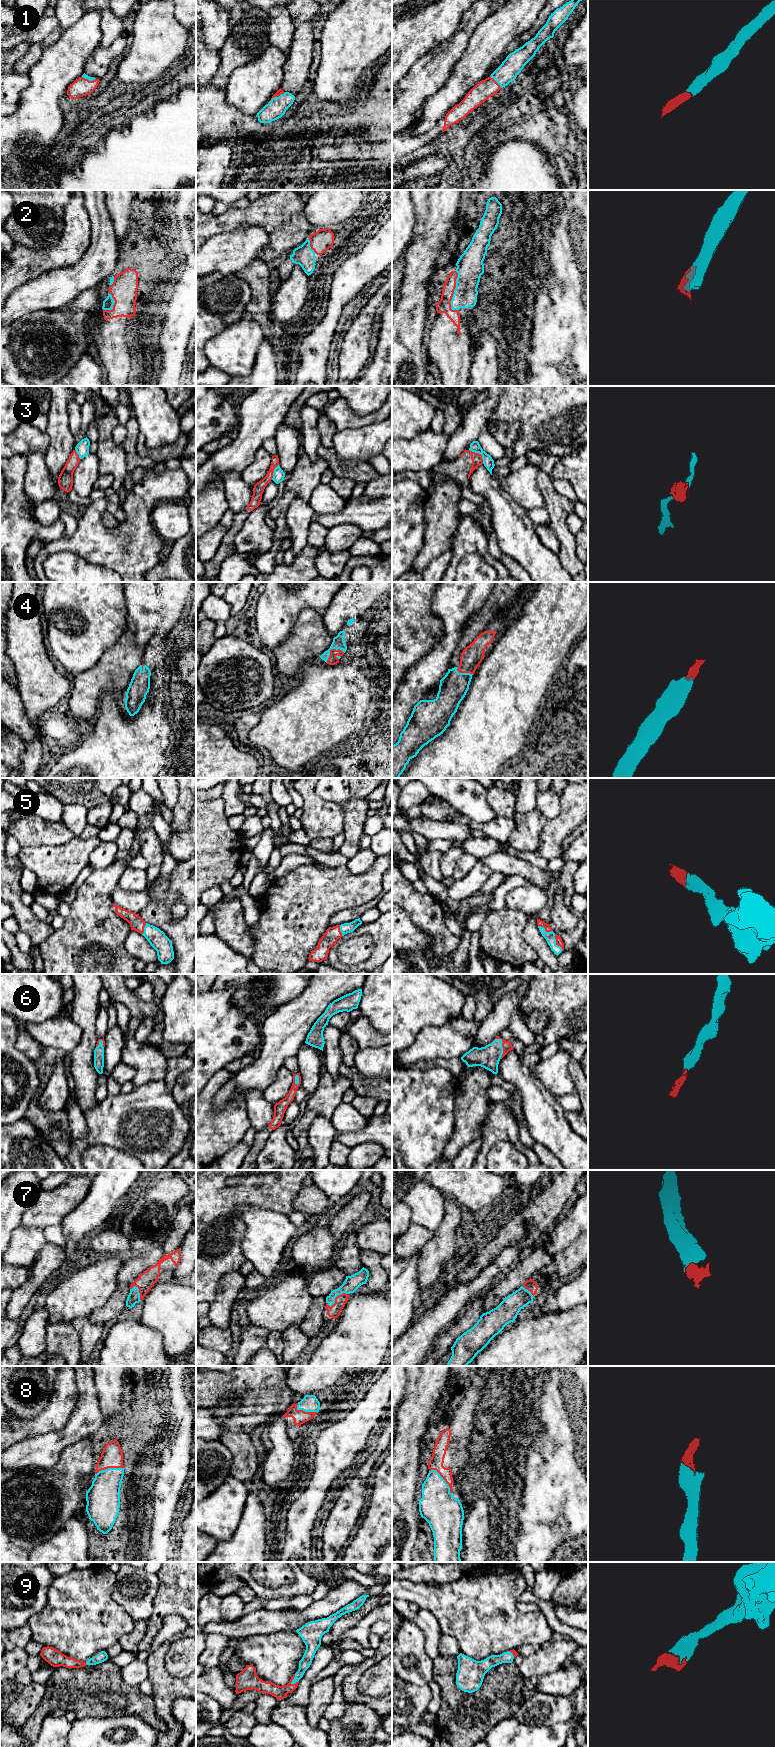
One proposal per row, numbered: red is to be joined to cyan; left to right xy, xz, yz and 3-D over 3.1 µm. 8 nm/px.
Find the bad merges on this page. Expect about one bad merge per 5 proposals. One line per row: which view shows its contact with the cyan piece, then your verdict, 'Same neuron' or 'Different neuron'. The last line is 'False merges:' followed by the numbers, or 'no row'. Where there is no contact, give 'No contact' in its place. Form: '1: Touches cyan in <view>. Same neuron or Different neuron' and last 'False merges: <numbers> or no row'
1: Touches cyan in yz. Same neuron
2: Touches cyan in yz. Same neuron
3: Touches cyan in yz. Different neuron
4: Touches cyan in xz. Same neuron
5: Touches cyan in yz. Same neuron
6: Touches cyan in yz. Same neuron
7: Touches cyan in xz. Same neuron
8: Touches cyan in yz. Same neuron
9: Touches cyan in xz. Same neuron
False merges: 3

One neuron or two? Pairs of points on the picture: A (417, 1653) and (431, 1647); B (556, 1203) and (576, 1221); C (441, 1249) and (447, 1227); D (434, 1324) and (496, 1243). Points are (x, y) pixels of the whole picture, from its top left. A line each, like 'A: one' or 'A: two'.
A: two
B: two
C: one
D: two

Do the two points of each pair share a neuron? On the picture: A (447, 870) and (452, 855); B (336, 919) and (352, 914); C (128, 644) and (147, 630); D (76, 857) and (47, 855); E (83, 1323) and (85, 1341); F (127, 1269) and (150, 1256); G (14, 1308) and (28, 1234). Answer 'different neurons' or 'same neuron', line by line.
A: same neuron
B: same neuron
C: different neurons
D: same neuron
E: same neuron
F: same neuron
G: different neurons

